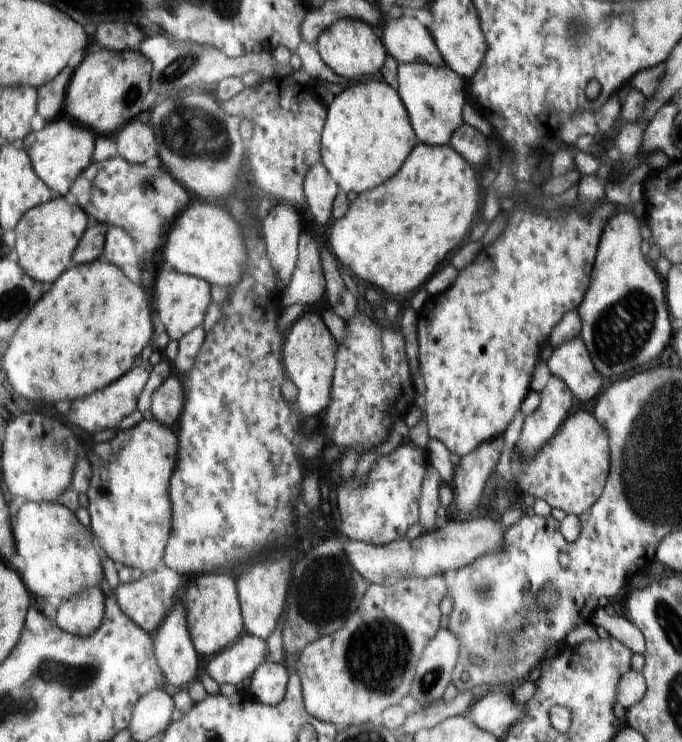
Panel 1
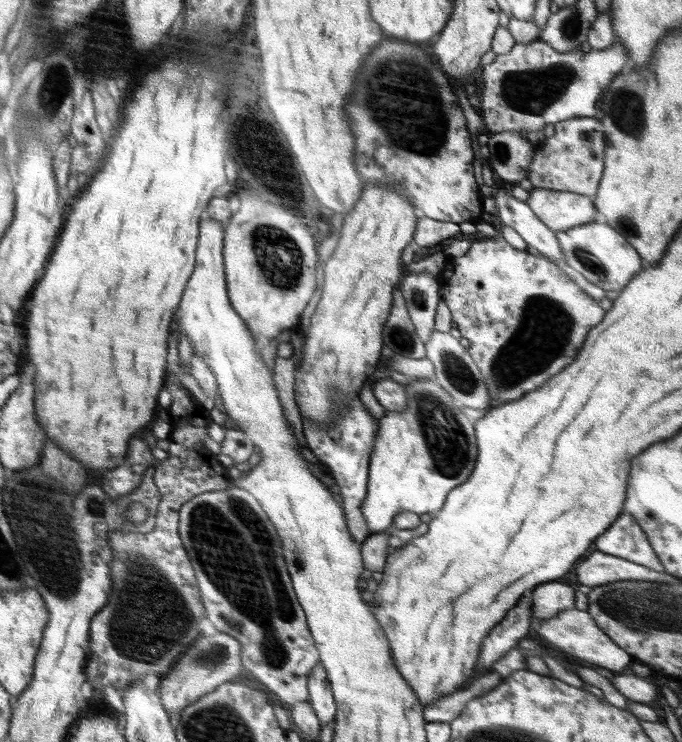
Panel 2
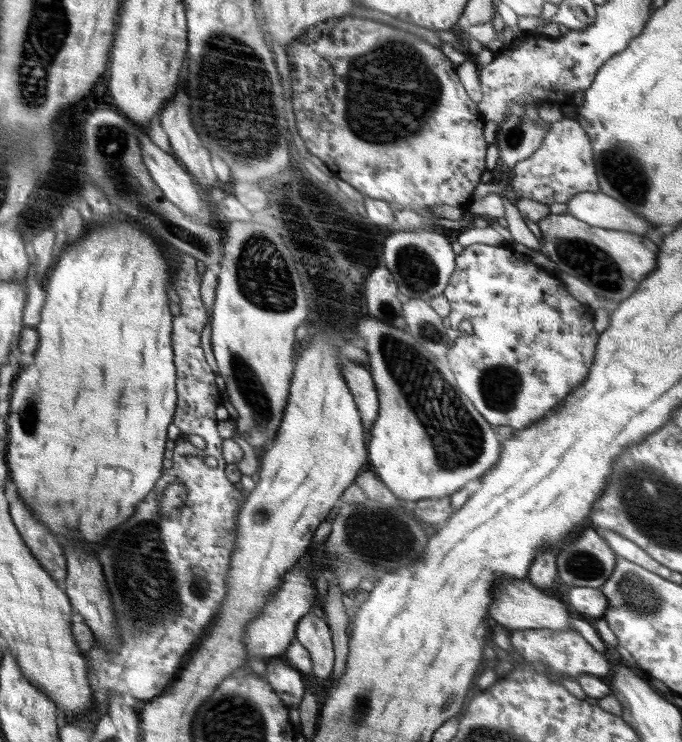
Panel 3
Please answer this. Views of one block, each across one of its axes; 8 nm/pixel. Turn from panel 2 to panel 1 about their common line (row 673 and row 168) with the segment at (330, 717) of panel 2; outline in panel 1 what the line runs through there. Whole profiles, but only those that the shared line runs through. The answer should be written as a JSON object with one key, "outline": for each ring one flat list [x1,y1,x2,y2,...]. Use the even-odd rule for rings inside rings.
{"outline":[[322,162,308,170,303,188,311,217,316,223,328,224,332,218,333,202,340,188]]}

